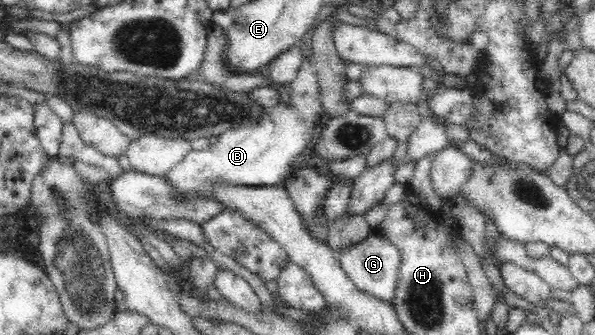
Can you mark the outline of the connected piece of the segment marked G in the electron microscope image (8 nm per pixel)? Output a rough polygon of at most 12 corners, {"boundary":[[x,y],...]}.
{"boundary":[[378,232],[338,257],[358,289],[393,306],[401,250]]}

